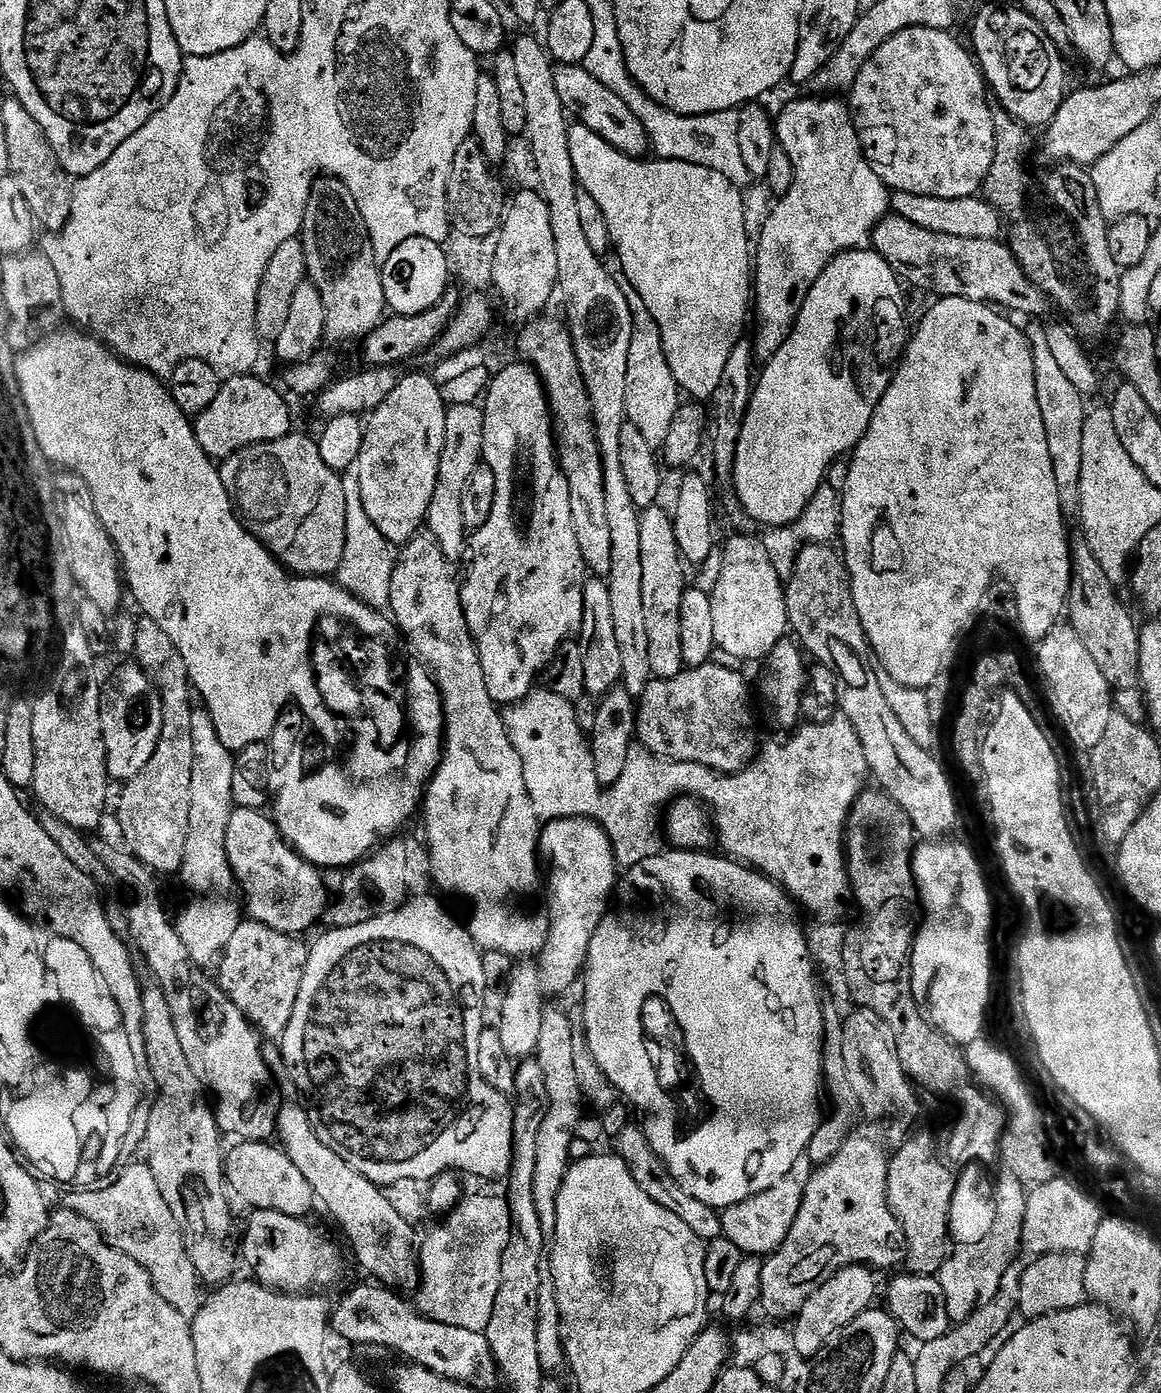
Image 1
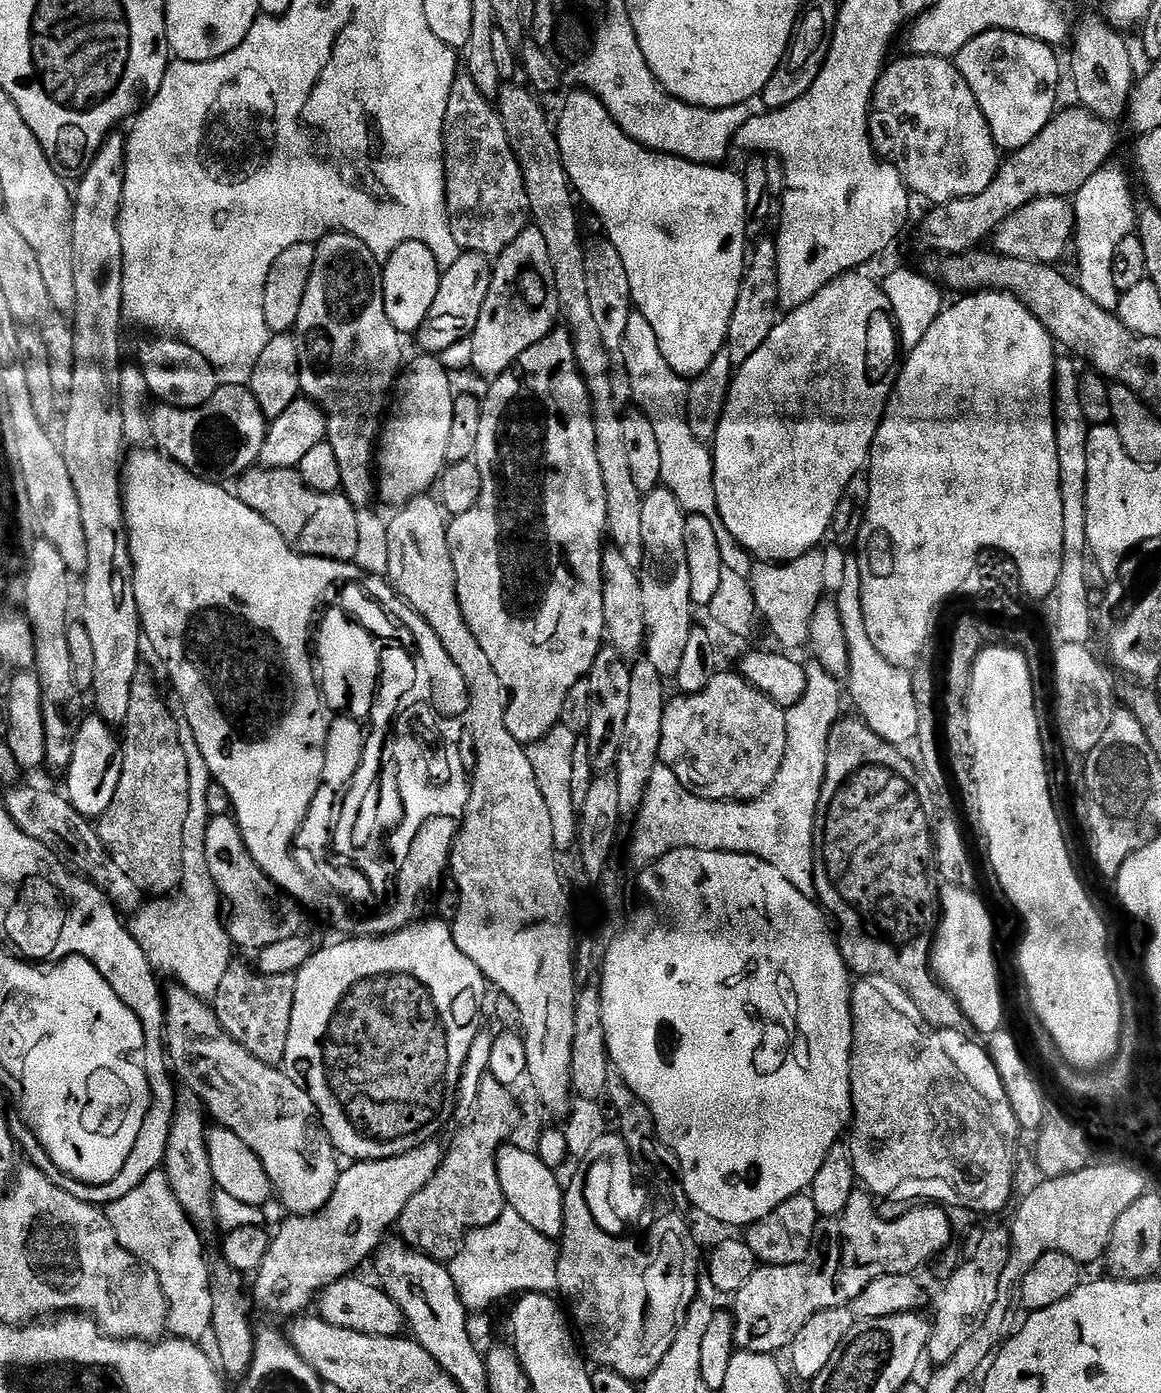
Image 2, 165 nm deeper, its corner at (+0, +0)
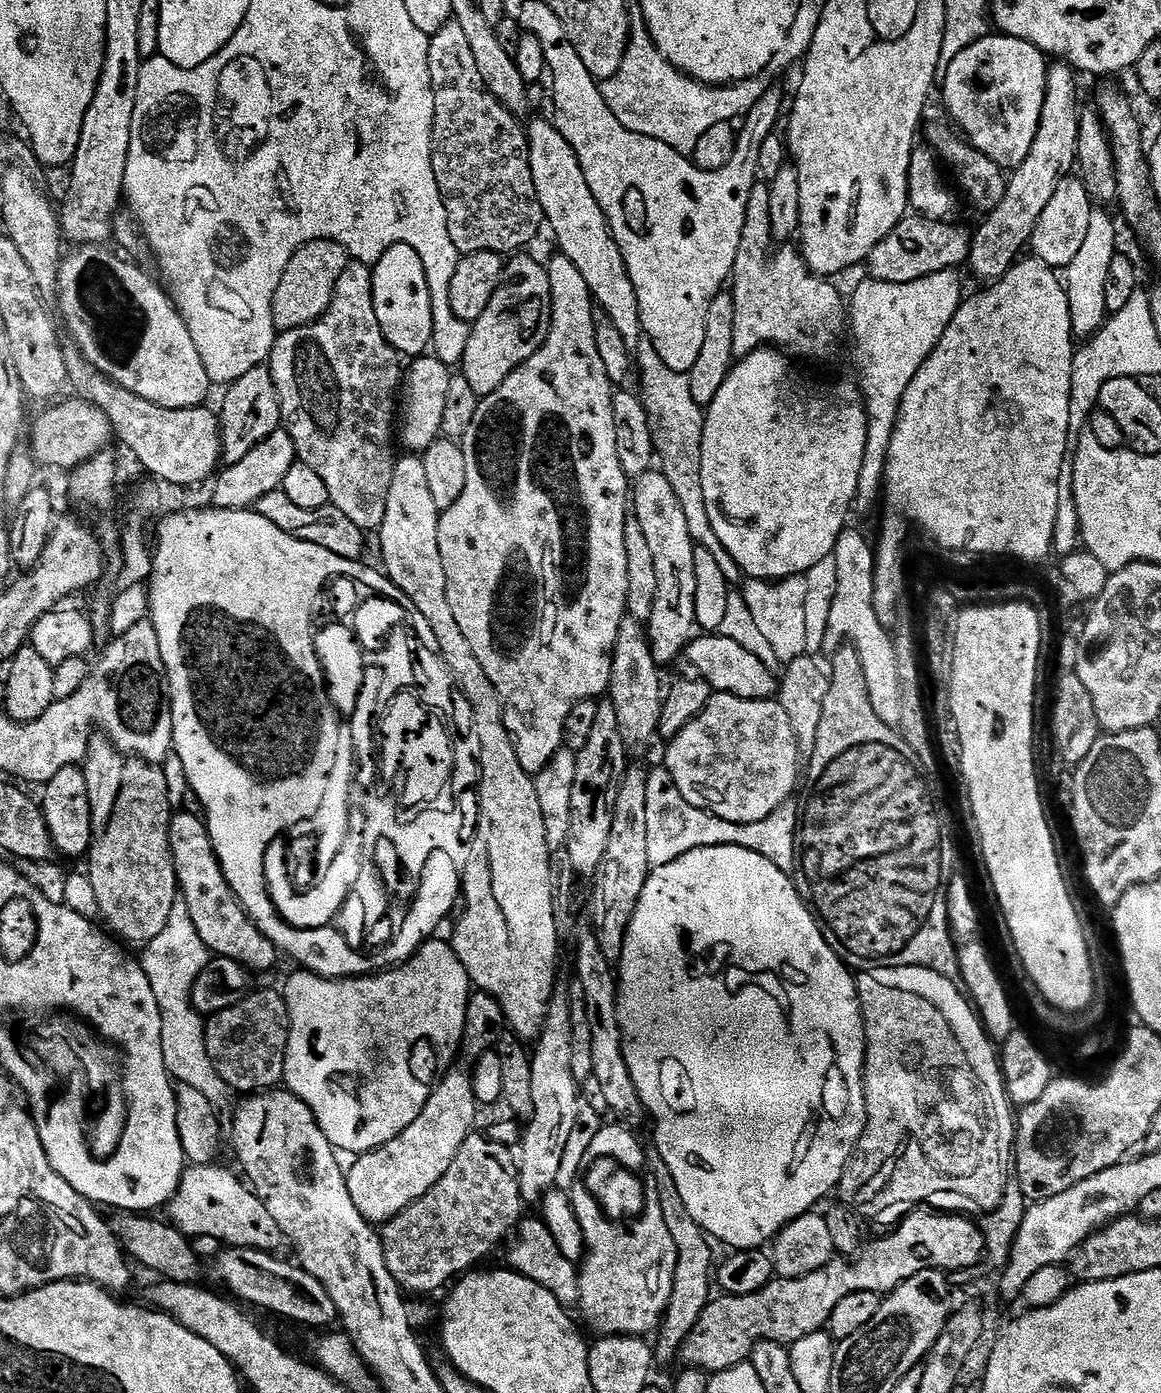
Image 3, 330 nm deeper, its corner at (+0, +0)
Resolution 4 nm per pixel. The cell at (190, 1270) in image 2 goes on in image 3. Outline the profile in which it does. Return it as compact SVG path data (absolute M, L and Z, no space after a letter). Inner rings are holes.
M202 1164L189 1167L185 1171L183 1179L180 1180L180 1191L170 1202L170 1209L172 1208L171 1223L189 1238L209 1236L210 1238L218 1238L228 1246L260 1248L263 1252L275 1253L276 1247L285 1243L278 1222L274 1222L270 1210L266 1210L266 1206L259 1196L239 1175L236 1177L230 1169L220 1167L213 1164Z

